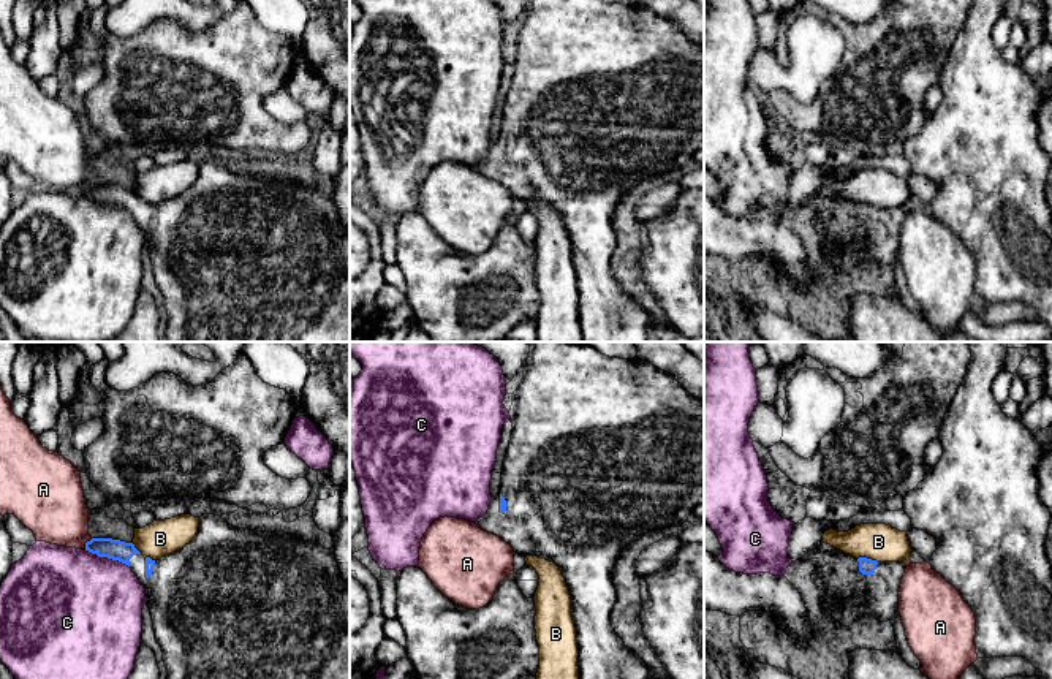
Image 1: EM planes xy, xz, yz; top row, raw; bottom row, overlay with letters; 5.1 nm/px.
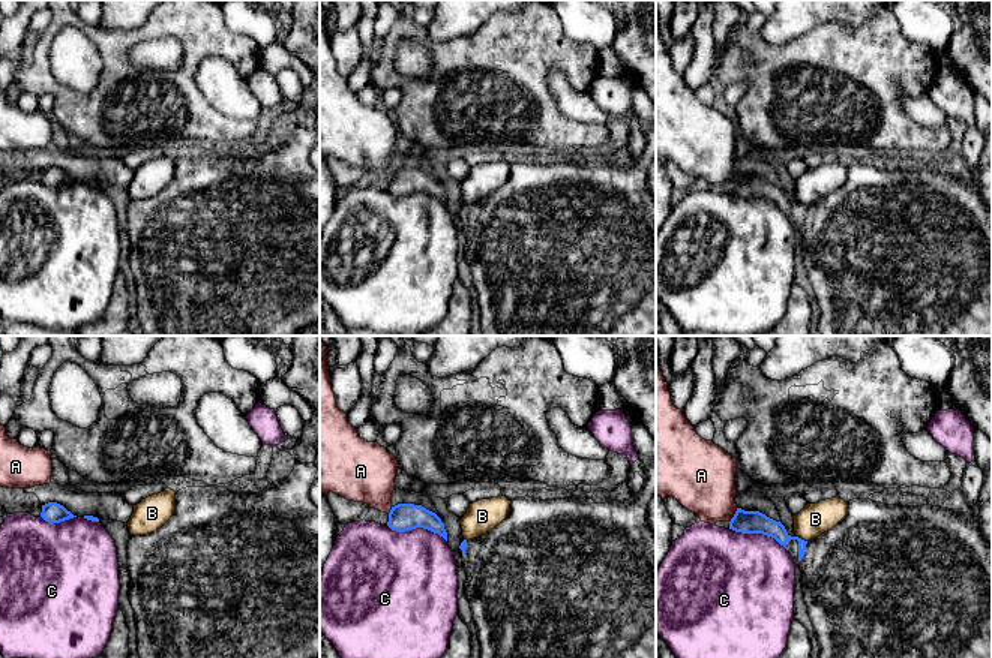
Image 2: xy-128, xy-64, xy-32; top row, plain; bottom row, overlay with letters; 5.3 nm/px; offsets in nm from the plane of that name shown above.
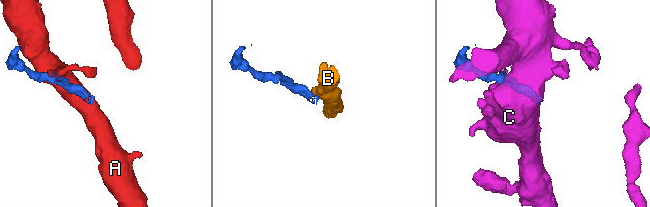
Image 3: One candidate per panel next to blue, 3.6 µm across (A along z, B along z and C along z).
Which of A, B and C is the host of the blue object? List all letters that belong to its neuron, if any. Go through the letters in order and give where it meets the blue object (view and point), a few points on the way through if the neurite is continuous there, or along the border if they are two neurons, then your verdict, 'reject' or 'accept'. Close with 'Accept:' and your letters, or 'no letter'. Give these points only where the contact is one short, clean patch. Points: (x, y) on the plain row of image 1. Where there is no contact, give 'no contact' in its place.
A: contact xy (86, 189); reject
B: contact yz (866, 203); border yz (858, 203), (870, 203), (877, 208); reject
C: contact xy (108, 203); reject
Accept: no letter

